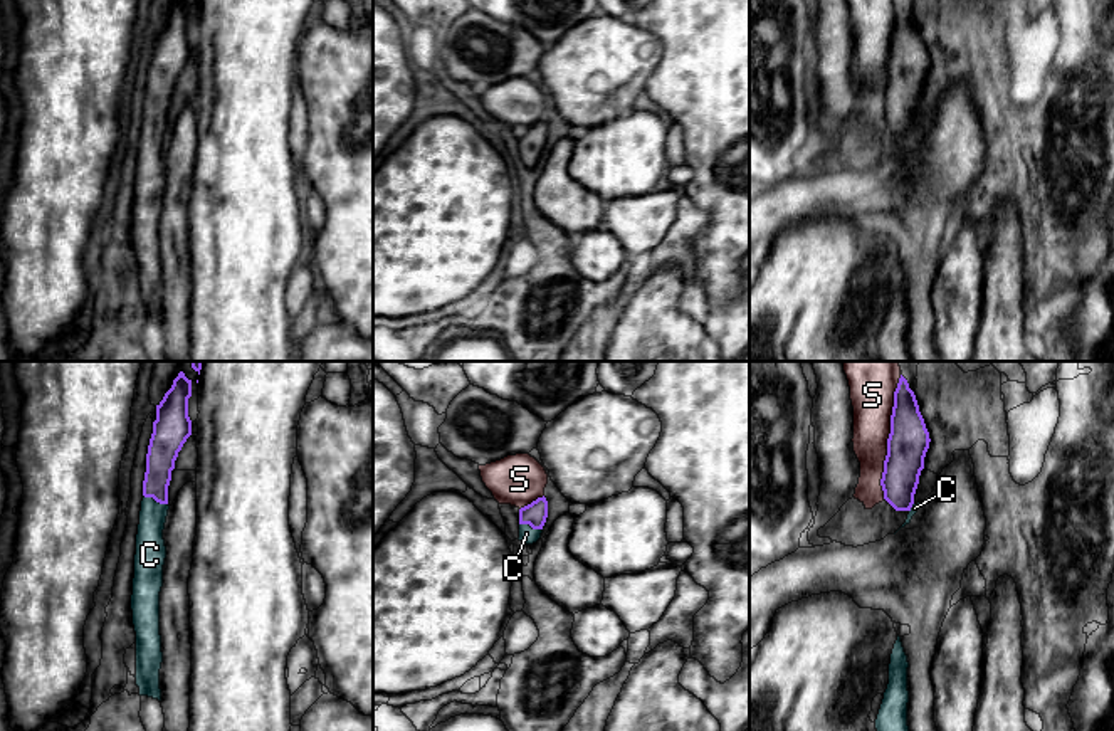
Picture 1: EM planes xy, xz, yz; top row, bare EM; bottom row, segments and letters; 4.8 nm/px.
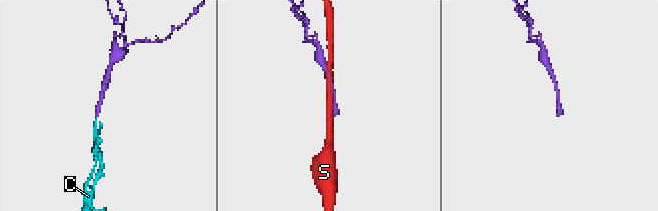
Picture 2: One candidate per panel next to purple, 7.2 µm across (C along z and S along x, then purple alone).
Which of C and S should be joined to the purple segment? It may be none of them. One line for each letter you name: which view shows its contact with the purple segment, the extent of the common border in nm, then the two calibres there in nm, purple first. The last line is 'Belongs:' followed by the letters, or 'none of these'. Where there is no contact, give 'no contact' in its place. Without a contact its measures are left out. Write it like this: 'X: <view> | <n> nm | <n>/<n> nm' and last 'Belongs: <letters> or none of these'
C: xy | 130 nm | 150/140 nm
Belongs: C

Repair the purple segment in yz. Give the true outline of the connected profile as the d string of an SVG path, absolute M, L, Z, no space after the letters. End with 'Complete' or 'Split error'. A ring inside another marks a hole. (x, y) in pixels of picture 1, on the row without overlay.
M901 0L894 15L891 57L880 103L884 123L896 134L909 136L901 151L911 146L921 129L921 126L914 126L914 118L924 92L929 66L929 55L919 35L916 18L909 12L907 3Z. Split error

